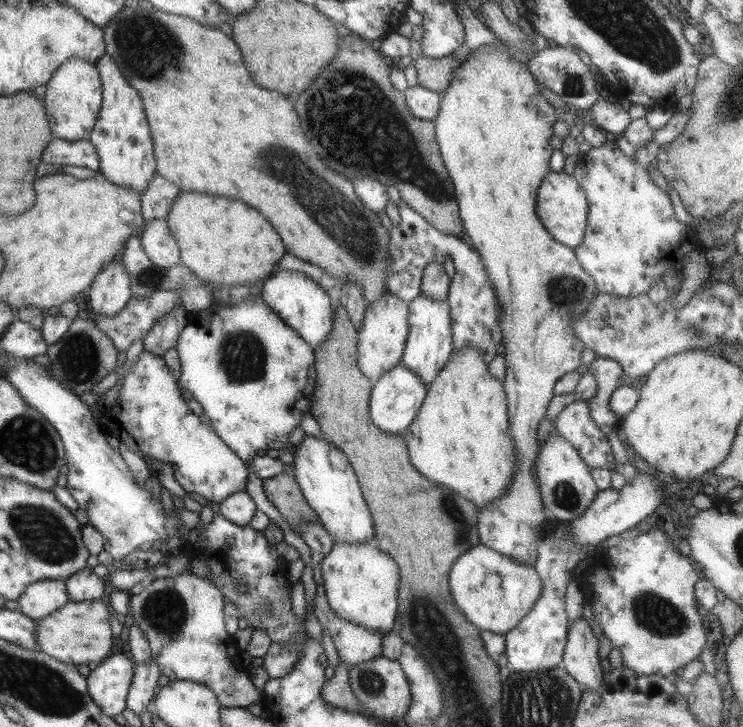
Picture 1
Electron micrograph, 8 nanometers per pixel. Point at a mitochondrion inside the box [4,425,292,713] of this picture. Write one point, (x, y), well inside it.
(44, 535)

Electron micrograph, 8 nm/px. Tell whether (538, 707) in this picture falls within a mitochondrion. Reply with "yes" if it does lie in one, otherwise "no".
yes

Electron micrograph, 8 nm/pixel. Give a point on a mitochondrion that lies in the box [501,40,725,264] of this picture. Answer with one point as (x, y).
(574, 84)

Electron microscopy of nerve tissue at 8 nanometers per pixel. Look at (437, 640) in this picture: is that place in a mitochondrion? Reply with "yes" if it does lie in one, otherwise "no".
yes

